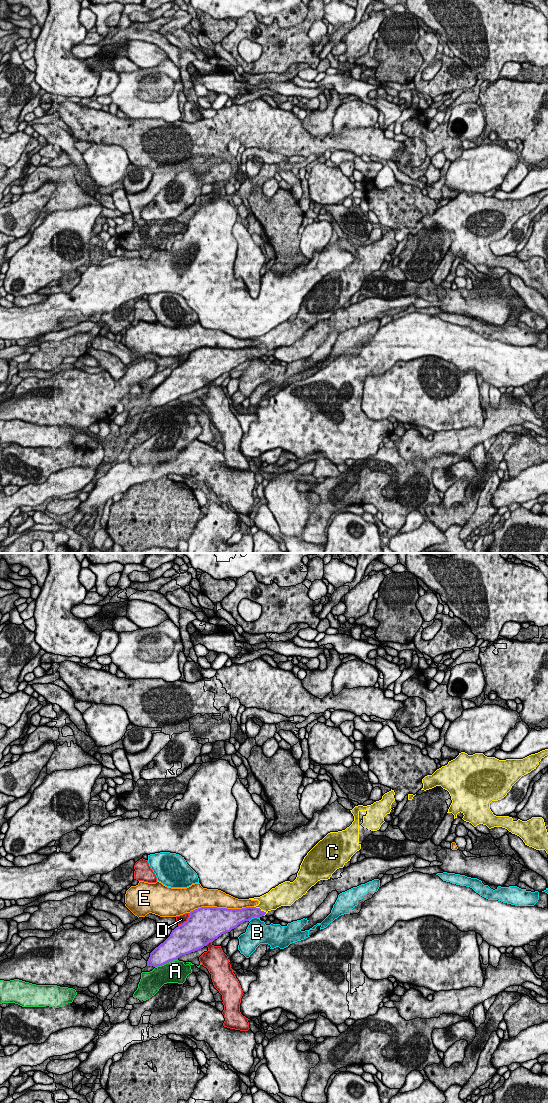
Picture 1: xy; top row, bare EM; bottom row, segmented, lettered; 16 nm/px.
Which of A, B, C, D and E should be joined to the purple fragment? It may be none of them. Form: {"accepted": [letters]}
{"accepted": ["C"]}

